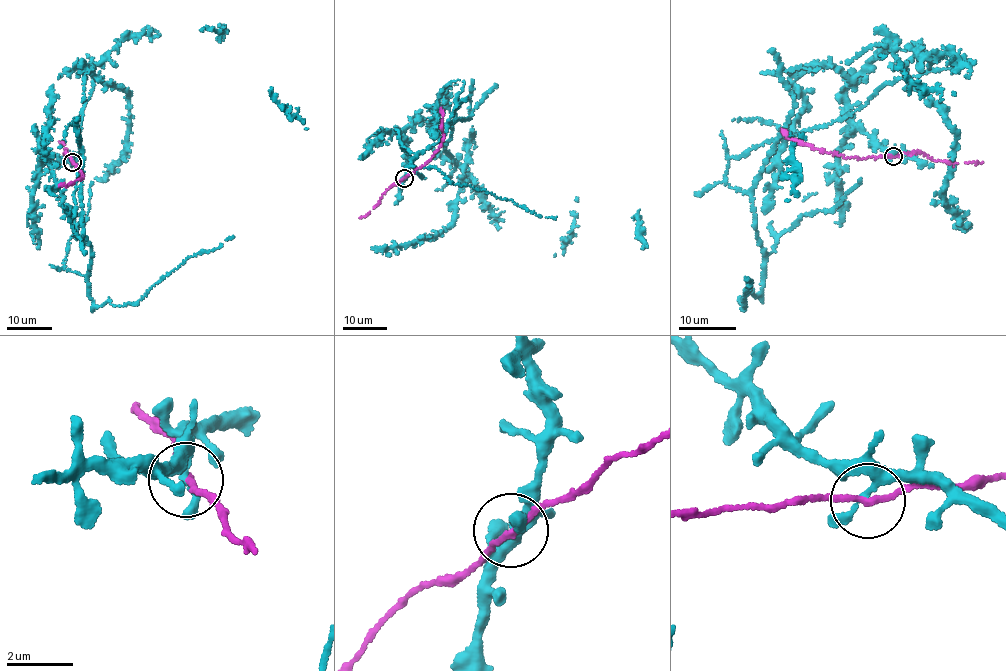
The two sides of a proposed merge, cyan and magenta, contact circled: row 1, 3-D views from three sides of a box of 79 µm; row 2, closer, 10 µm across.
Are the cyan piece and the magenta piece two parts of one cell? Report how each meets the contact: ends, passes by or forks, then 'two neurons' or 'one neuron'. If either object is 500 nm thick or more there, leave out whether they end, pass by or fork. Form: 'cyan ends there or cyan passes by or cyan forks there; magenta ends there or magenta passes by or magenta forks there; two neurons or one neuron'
cyan forks there; magenta passes by; one neuron

